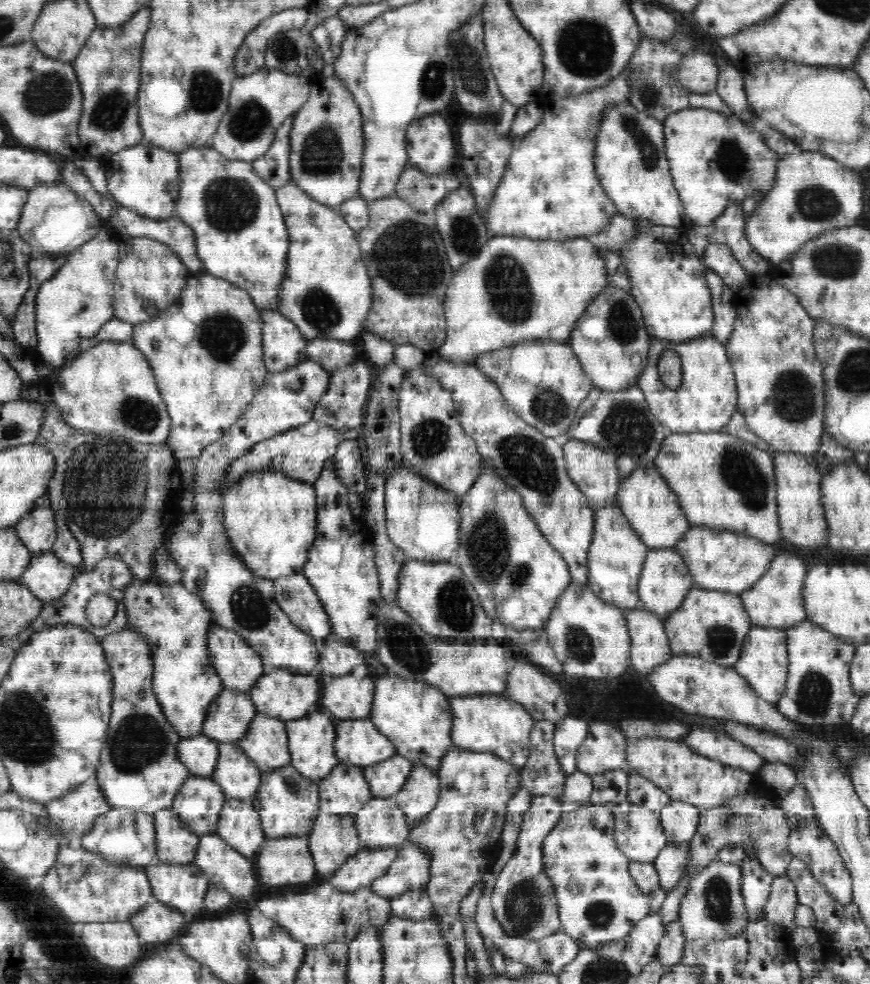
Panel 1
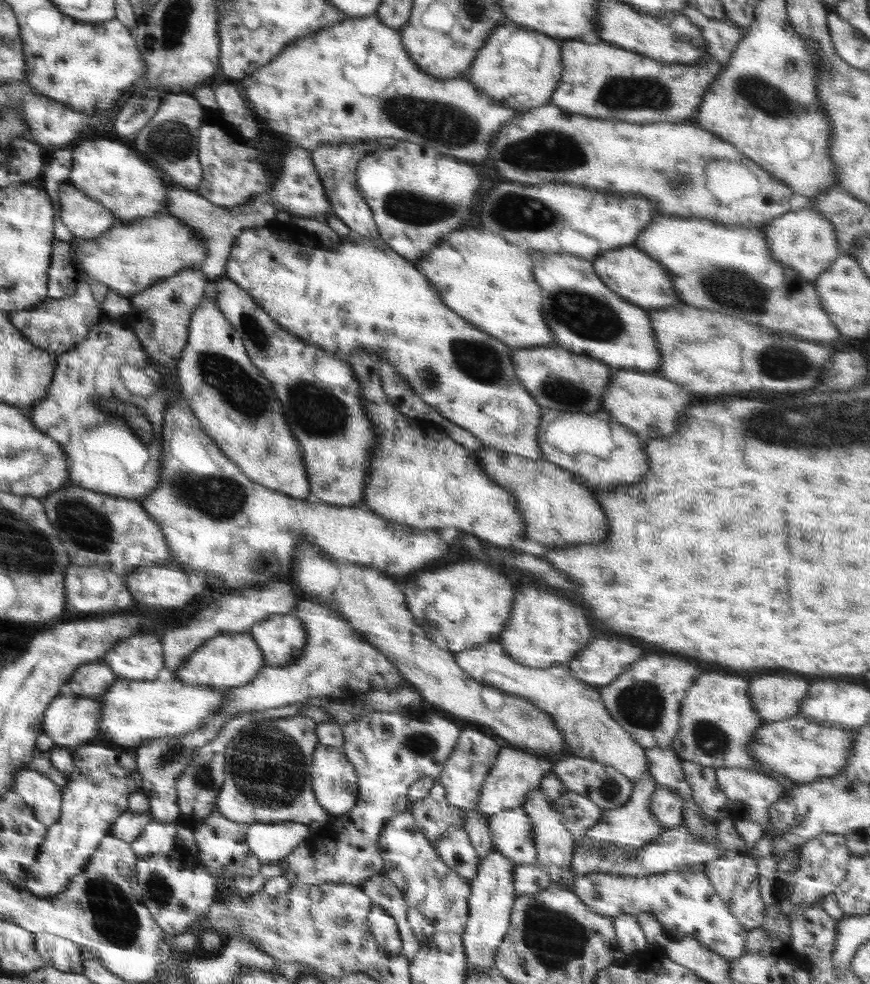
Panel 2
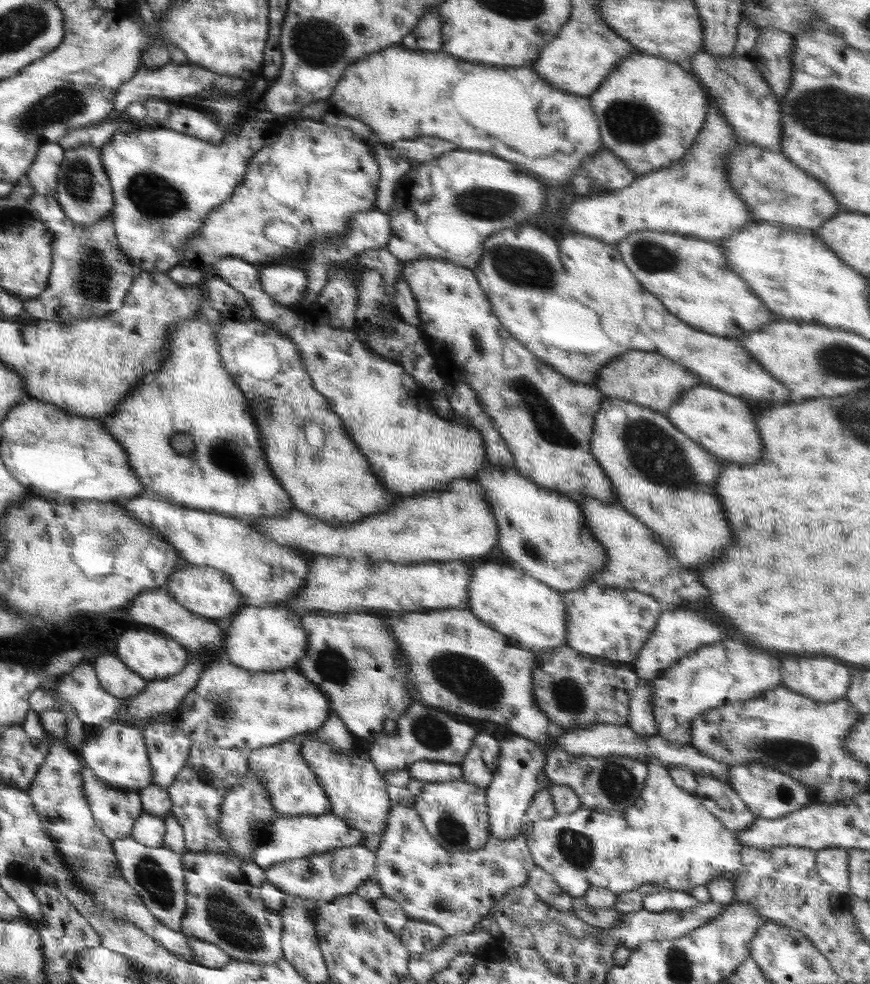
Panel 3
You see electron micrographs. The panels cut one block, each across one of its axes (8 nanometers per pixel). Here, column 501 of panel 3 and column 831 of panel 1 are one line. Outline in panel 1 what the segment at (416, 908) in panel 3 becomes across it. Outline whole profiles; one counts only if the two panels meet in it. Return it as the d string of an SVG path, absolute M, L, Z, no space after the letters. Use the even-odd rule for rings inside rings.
M809 819L807 824L800 829L791 830L789 834L789 852L793 857L807 865L813 877L828 891L828 894L842 905L853 901L853 886L851 874L845 867L837 846L824 832L818 820Z

